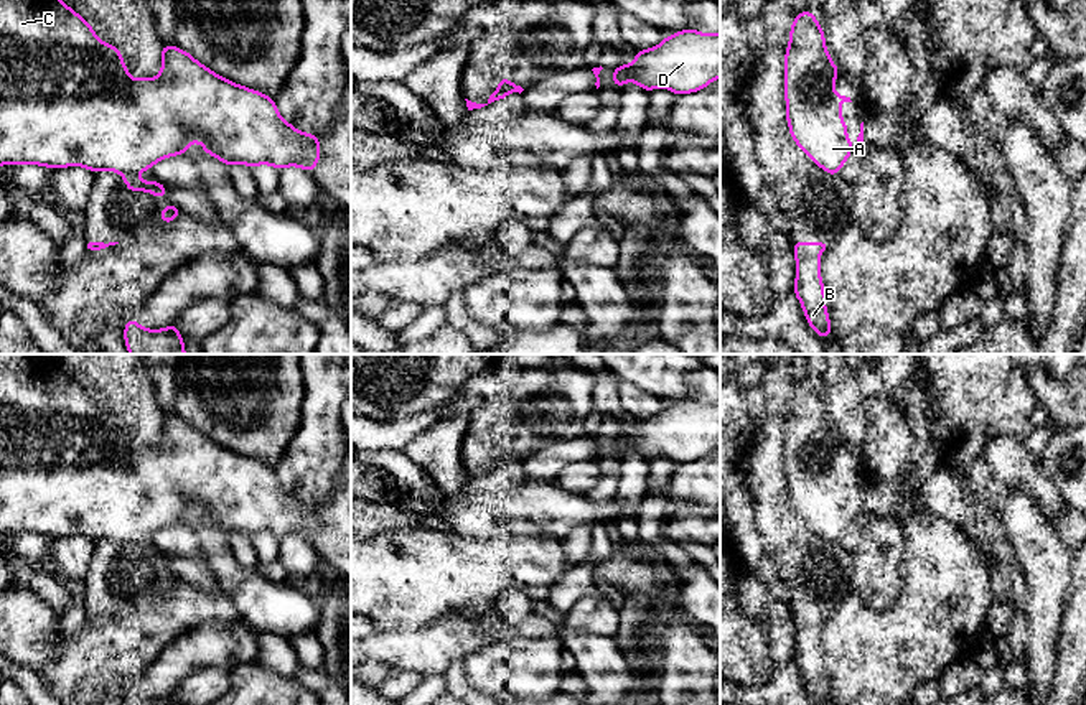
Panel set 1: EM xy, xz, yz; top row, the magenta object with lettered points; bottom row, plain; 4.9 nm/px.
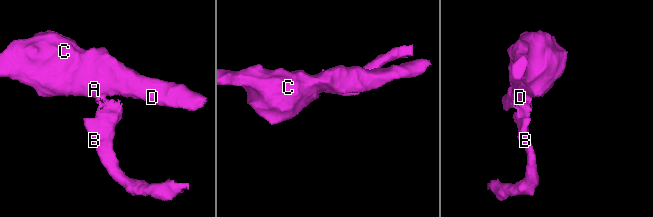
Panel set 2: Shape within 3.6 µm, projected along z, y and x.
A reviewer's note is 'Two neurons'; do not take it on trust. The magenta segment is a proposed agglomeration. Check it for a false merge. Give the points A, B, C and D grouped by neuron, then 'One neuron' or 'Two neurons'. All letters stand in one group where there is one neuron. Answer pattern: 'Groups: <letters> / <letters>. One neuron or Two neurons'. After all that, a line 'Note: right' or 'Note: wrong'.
Groups: A C D / B. Two neurons
Note: right

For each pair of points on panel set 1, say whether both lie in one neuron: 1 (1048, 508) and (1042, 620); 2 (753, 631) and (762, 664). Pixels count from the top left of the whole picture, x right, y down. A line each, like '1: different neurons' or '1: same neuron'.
1: different neurons
2: same neuron

